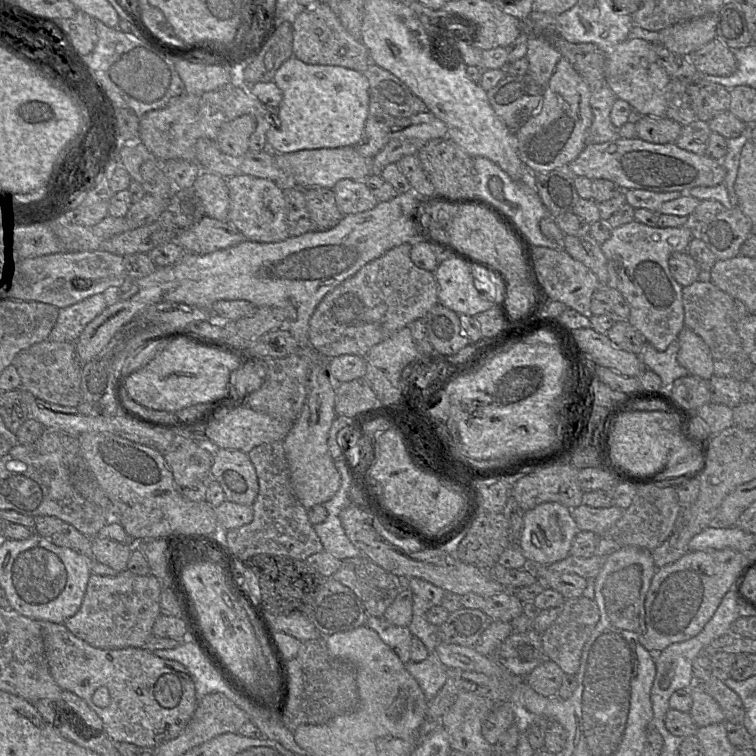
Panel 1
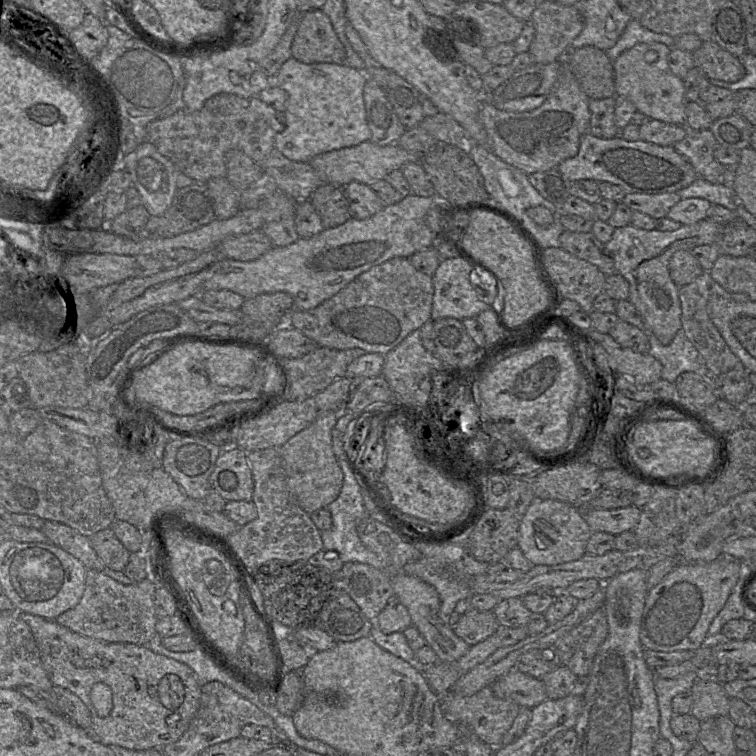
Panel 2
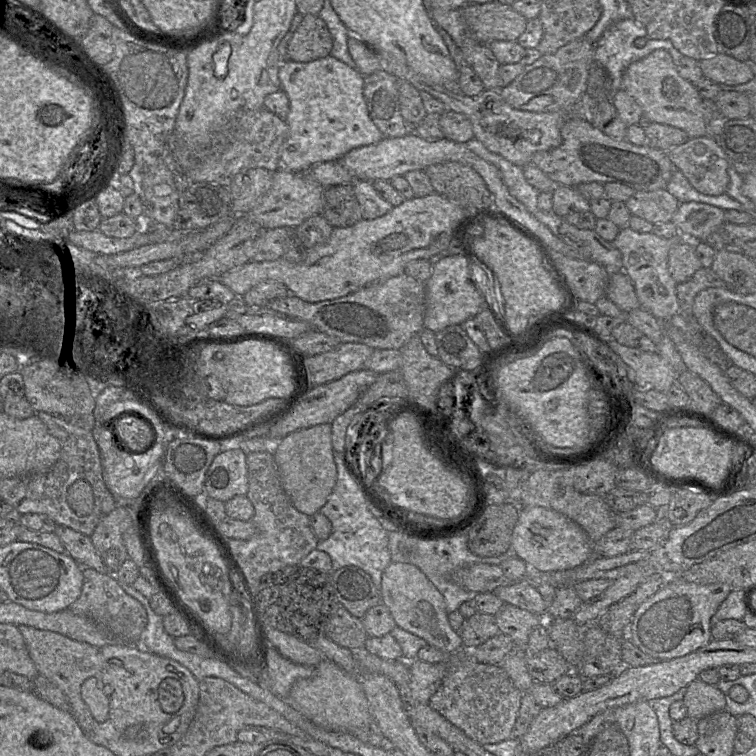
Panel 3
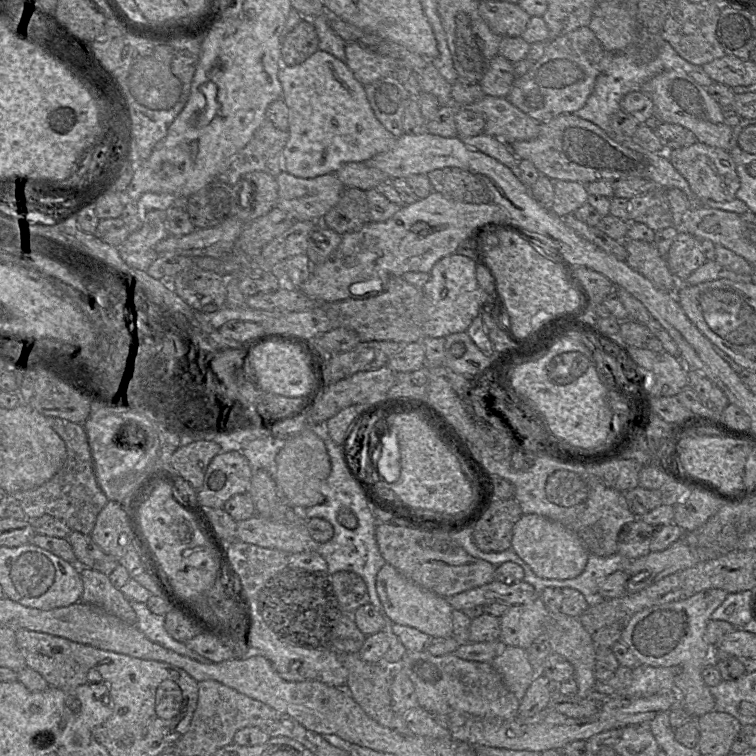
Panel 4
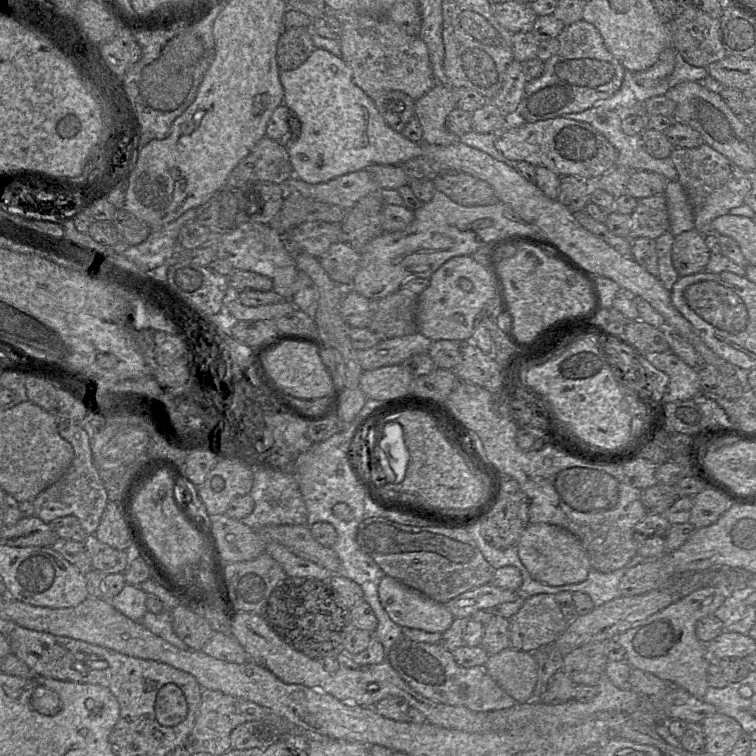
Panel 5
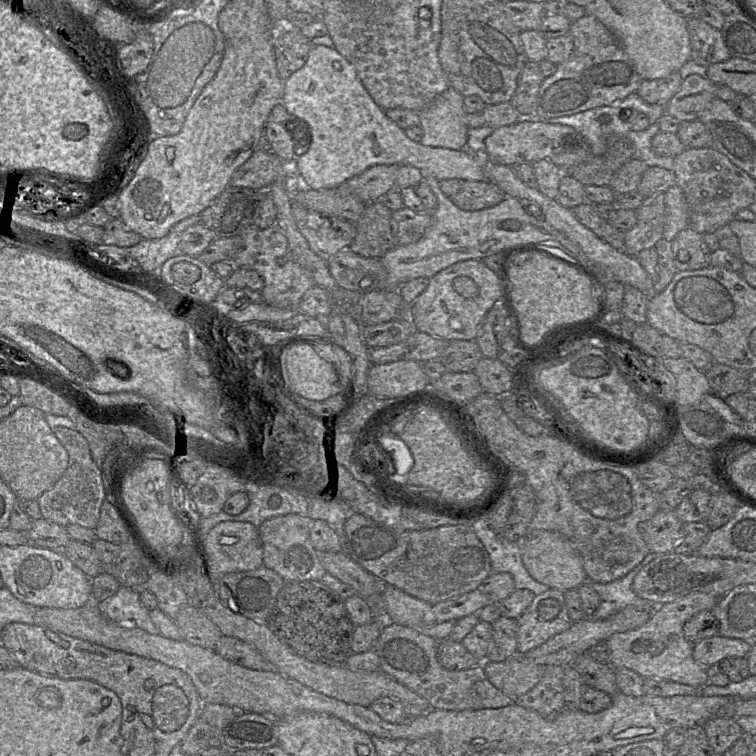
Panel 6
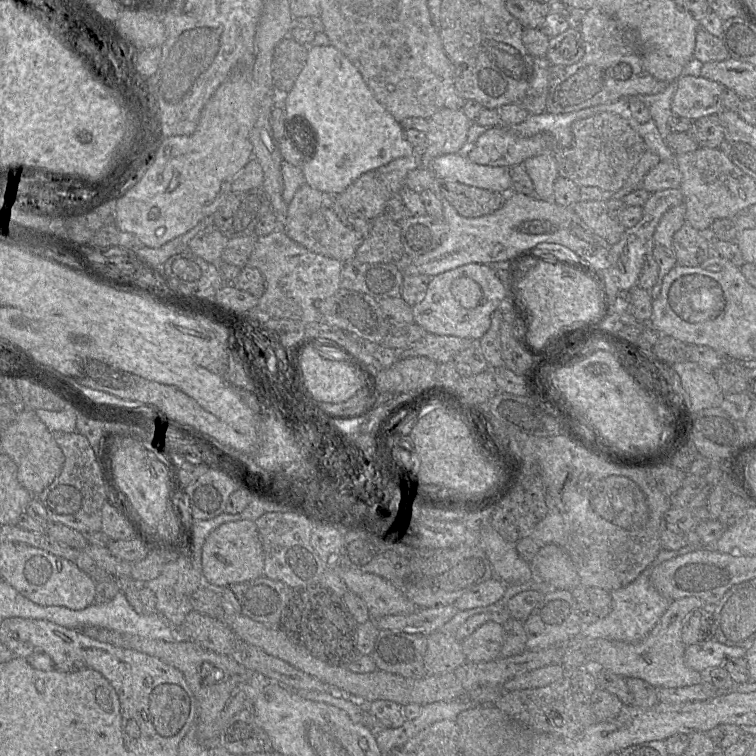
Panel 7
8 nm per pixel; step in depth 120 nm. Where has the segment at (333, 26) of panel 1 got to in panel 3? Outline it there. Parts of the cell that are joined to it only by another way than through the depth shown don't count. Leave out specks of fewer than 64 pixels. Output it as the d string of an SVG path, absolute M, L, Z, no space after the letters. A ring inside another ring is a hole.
M306 14L294 32L287 50L287 58L307 63L329 56L333 37L325 21L319 15Z

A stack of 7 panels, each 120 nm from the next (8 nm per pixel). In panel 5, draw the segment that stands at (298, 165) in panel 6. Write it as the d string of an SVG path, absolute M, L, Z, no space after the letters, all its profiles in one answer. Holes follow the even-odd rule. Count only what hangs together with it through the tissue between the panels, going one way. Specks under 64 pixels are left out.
M316 48L298 68L280 71L284 102L301 122L297 139L287 146L293 176L309 184L324 183L336 177L368 169L373 165L399 165L423 154L423 146L391 128L377 109L374 101L353 81L352 69L342 57Z

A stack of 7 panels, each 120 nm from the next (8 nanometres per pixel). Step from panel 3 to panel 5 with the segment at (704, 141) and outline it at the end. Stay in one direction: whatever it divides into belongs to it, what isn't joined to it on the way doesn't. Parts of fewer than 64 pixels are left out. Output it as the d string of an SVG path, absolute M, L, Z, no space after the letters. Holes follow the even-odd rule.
M705 143L696 148L675 148L670 158L678 172L677 181L681 183L690 200L695 229L703 235L710 233L710 224L714 219L743 205L752 188L744 170Z

